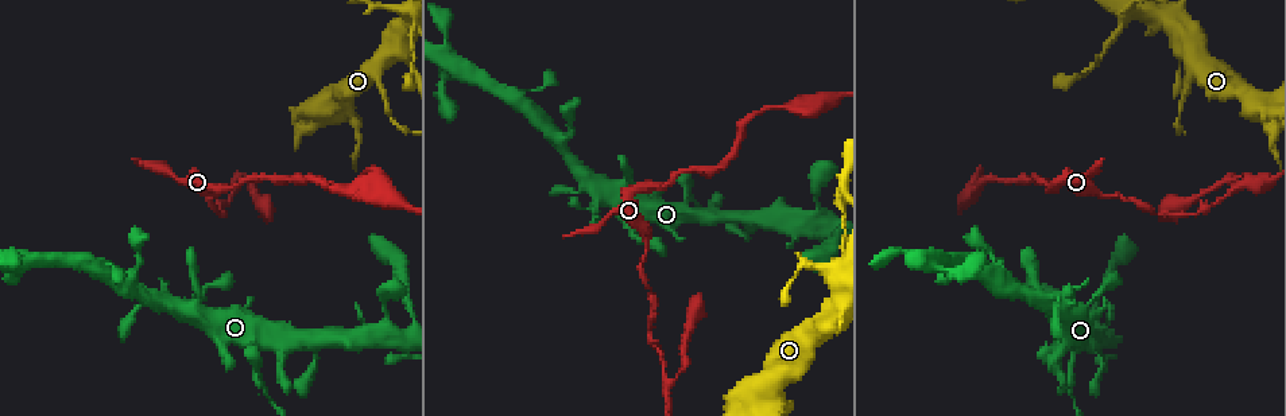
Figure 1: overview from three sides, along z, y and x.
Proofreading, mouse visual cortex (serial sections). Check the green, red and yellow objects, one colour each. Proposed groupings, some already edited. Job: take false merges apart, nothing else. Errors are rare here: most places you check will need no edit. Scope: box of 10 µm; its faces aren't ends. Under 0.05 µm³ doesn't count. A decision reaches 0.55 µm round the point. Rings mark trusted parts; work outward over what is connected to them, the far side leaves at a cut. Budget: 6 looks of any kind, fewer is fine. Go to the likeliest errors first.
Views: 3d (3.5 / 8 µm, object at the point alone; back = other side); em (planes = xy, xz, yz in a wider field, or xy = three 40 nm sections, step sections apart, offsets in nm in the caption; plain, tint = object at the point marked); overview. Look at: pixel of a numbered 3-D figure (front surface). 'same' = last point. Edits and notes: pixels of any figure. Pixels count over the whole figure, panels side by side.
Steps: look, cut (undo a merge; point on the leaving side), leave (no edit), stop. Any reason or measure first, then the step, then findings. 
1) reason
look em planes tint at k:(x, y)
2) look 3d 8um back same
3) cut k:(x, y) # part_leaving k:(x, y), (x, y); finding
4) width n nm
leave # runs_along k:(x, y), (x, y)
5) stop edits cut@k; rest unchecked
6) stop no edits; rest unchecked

a narrow waist
look 3d 3.5um at 1:(1251, 180)

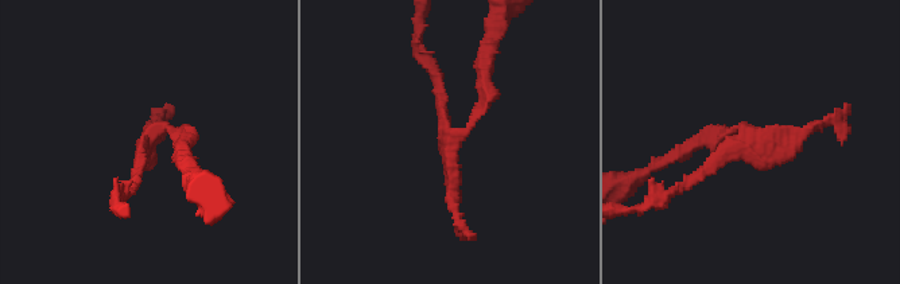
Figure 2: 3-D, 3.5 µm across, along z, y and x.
arms 3; arm_widths 150, 150, 200 nm
look em xy step 2 tint at 2:(455, 136)

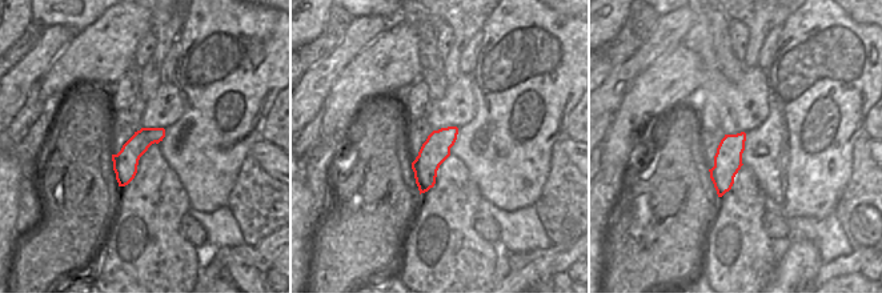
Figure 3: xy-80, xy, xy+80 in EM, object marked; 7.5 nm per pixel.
leave # runs_along 3:(160, 131), (127, 159), (121, 183); continuous, no second cell

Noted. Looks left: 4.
arms run side by side
look 3d 3.5um at 1:(768, 393)

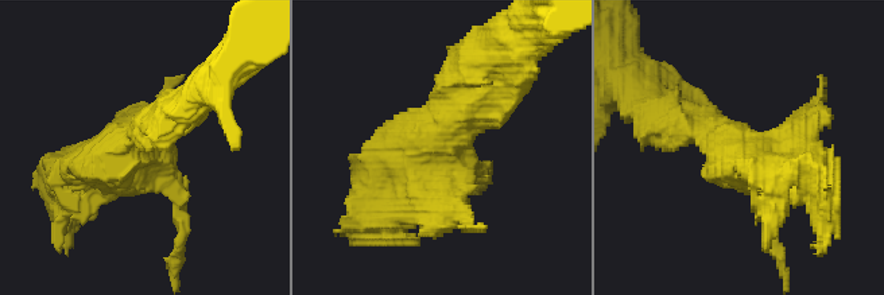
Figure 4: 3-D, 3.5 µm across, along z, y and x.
look em xy step 5 tint at 4:(134, 147)

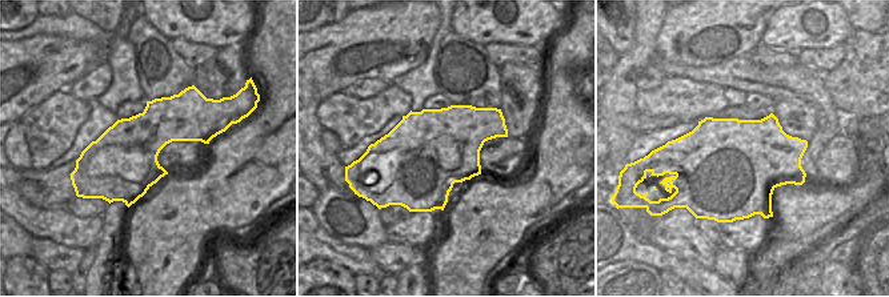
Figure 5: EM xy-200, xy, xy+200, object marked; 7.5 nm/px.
leave # runs_along 4:(468, 73), (439, 144), (386, 169); all the same cell

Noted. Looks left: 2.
sudden change in width
look 3d 3.5um at 1:(384, 334)

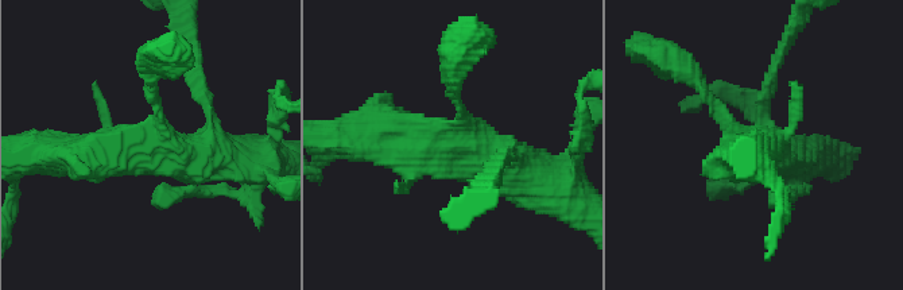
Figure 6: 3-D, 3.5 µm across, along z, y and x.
arms 3; arm_widths 150, 450, 500 nm; need the tissue
look em planes tint at 6:(151, 153)

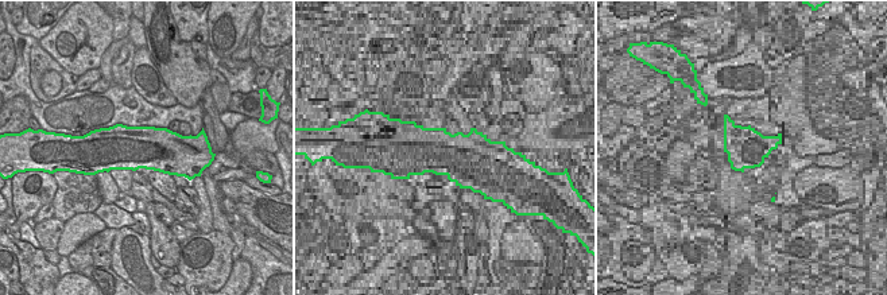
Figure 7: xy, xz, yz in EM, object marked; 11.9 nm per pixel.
leave # runs_along 6:(54, 155), (200, 155), (212, 123); all the same cell

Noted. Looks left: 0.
stop no edits; rest unchecked

